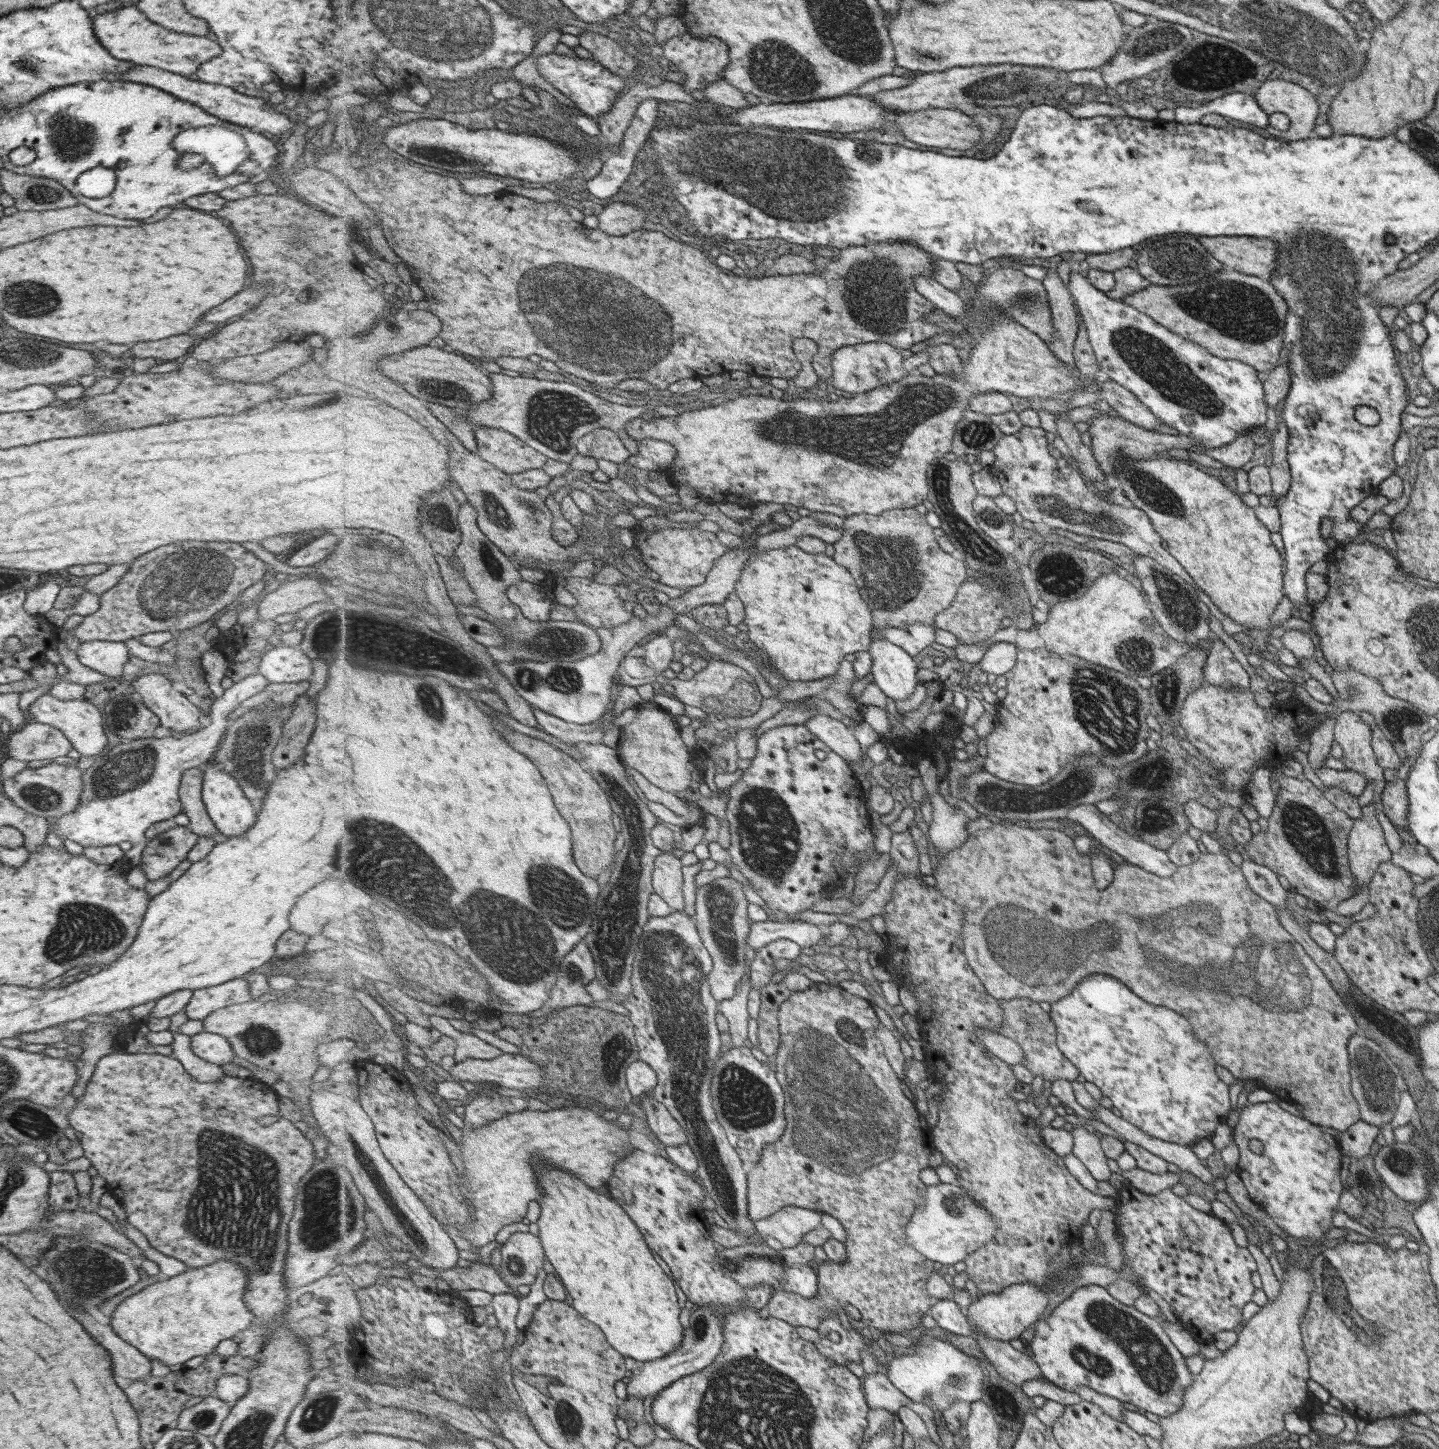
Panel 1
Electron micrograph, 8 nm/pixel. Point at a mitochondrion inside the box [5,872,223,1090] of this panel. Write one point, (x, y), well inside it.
(87, 931)

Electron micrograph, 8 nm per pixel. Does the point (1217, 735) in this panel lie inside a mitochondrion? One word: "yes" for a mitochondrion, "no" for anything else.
no

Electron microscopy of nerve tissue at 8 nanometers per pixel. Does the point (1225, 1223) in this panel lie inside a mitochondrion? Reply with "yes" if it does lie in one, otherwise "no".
no

